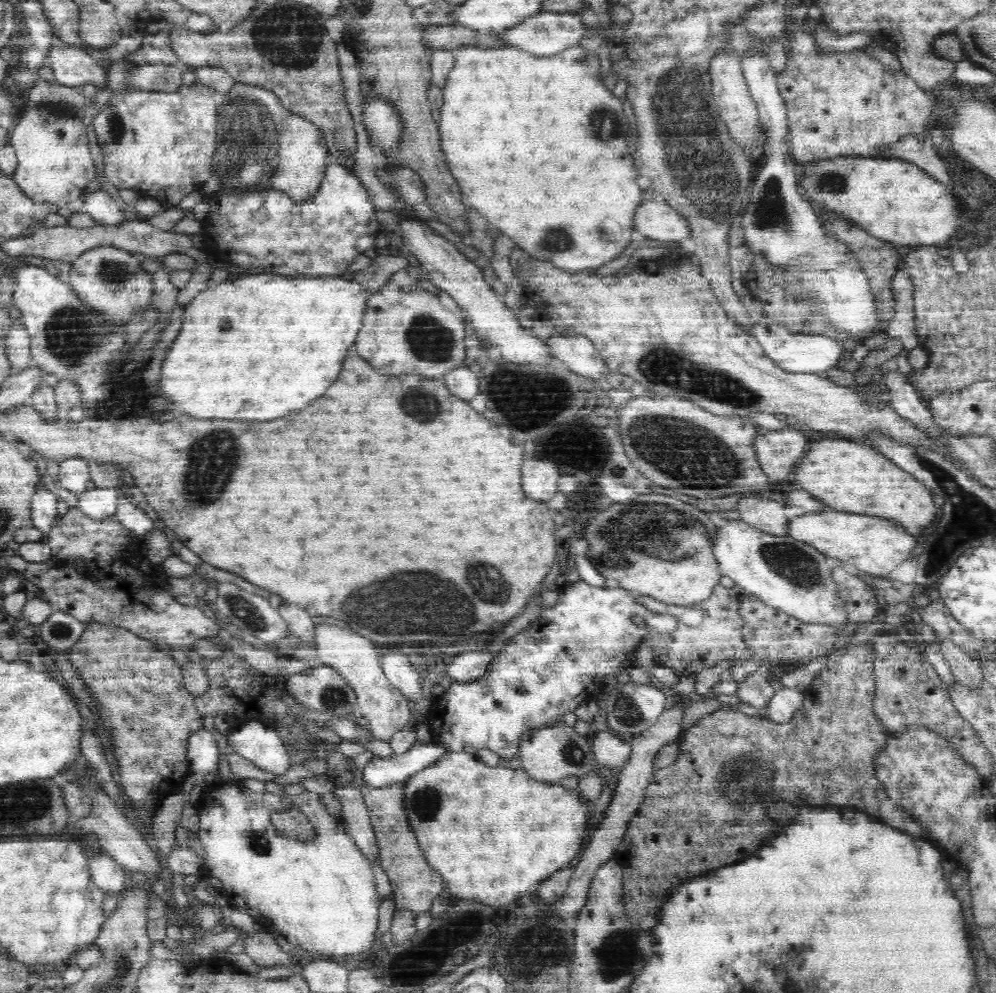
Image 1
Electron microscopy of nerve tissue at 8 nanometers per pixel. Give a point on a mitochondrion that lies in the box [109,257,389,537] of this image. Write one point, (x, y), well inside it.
(212, 458)

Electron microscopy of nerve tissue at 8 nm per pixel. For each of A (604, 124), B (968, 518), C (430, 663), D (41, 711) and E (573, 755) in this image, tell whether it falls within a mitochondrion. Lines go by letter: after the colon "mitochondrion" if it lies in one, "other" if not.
A: mitochondrion
B: mitochondrion
C: other
D: other
E: mitochondrion

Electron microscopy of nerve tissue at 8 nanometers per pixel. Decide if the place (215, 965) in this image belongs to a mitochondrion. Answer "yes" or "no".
no

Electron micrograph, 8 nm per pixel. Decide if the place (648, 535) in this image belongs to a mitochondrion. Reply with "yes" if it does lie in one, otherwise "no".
yes

